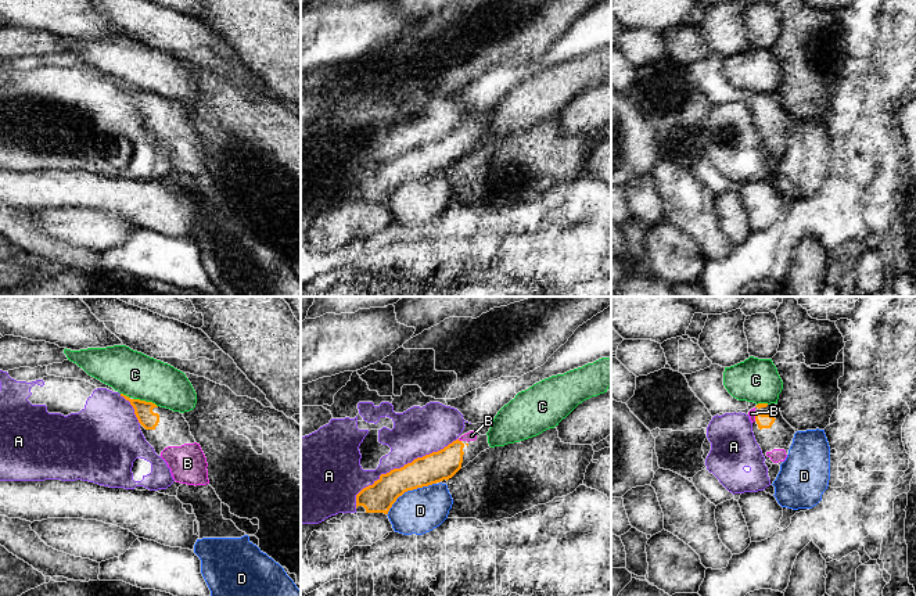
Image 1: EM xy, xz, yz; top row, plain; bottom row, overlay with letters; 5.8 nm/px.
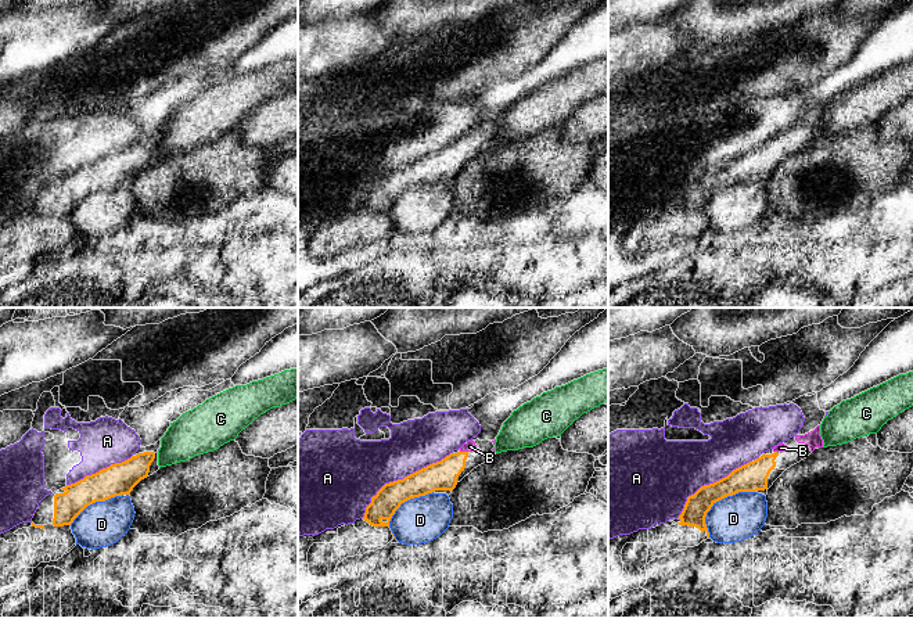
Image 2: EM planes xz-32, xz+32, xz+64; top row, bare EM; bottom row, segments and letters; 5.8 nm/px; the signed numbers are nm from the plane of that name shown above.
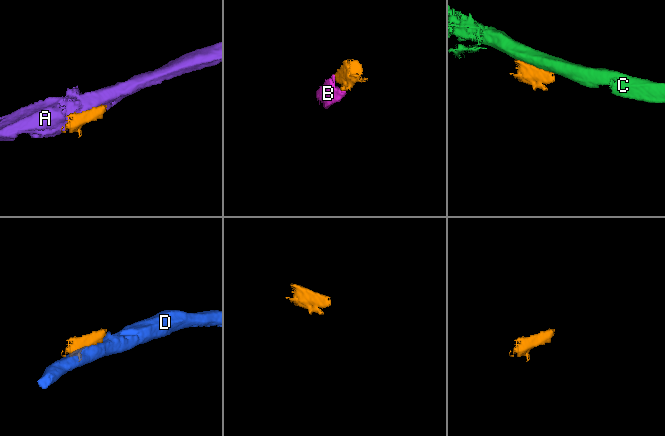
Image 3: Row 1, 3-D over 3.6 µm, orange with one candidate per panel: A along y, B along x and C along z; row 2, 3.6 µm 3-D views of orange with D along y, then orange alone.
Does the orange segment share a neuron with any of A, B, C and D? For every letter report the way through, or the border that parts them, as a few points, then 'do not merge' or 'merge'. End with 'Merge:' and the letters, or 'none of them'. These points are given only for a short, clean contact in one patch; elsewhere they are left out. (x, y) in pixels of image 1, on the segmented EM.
A: do not merge
B: runs through xz (442, 465), (452, 455), (458, 440), (471, 435); merge
C: do not merge
D: do not merge
Merge: B

